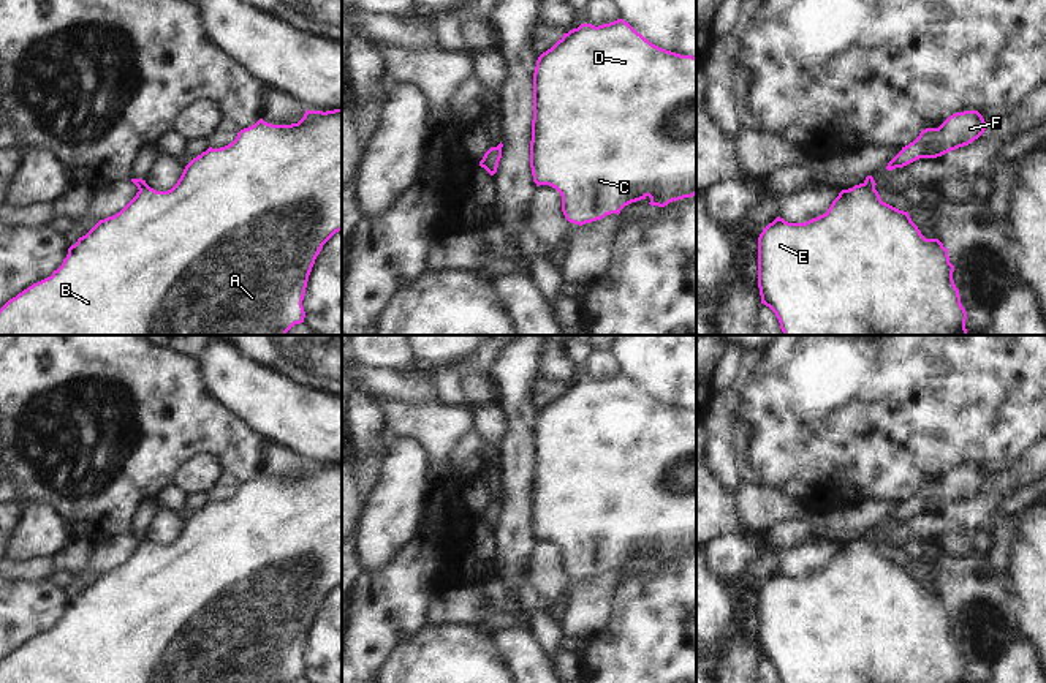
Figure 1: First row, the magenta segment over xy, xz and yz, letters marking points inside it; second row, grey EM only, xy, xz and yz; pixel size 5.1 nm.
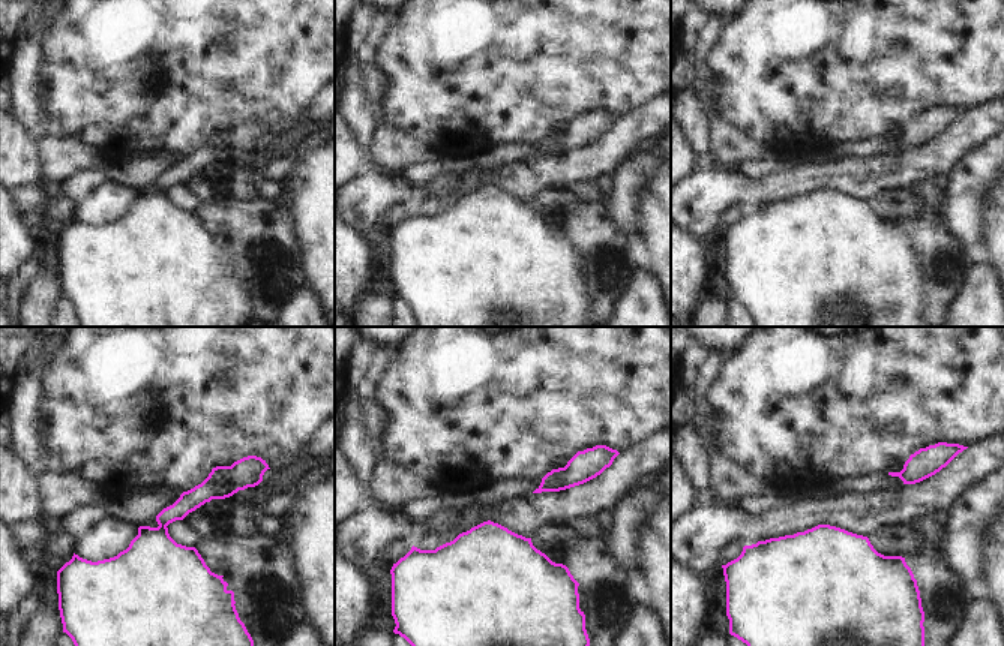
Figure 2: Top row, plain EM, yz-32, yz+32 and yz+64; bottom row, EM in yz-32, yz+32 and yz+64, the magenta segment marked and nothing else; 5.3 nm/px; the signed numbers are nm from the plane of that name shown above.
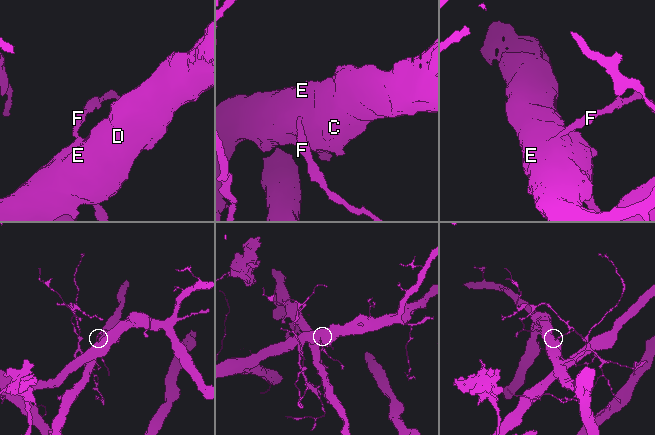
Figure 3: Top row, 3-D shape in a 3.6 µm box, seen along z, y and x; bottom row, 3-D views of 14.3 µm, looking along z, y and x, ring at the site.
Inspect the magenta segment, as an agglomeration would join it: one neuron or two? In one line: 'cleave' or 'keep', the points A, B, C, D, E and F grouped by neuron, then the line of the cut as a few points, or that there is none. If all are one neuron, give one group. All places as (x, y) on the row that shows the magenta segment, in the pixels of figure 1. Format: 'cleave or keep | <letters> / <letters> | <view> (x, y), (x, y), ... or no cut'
cleave | A B C D E / F | yz (863, 184), (874, 188)

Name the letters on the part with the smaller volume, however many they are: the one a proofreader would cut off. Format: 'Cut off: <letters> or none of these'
Cut off: F

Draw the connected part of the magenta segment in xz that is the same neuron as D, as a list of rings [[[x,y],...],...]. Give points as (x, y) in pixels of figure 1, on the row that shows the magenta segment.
[[[617,19],[603,25],[581,24],[543,52],[533,73],[533,120],[530,168],[536,187],[549,185],[562,196],[562,212],[570,223],[586,225],[604,218],[636,201],[650,198],[650,206],[665,207],[673,201],[696,194],[696,57],[661,49],[638,33],[628,22]]]

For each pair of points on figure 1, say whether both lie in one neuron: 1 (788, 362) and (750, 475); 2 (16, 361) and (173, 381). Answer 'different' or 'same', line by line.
1: different
2: same

